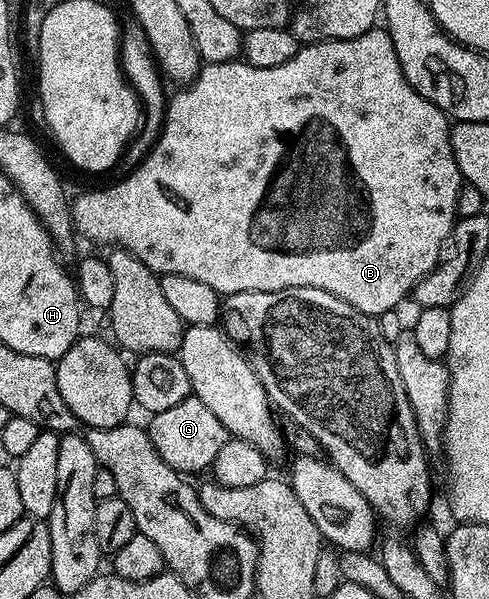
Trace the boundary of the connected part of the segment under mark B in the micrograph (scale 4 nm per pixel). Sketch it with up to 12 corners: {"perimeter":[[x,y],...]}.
{"perimeter":[[386,27],[203,64],[74,229],[376,318],[465,181]]}

